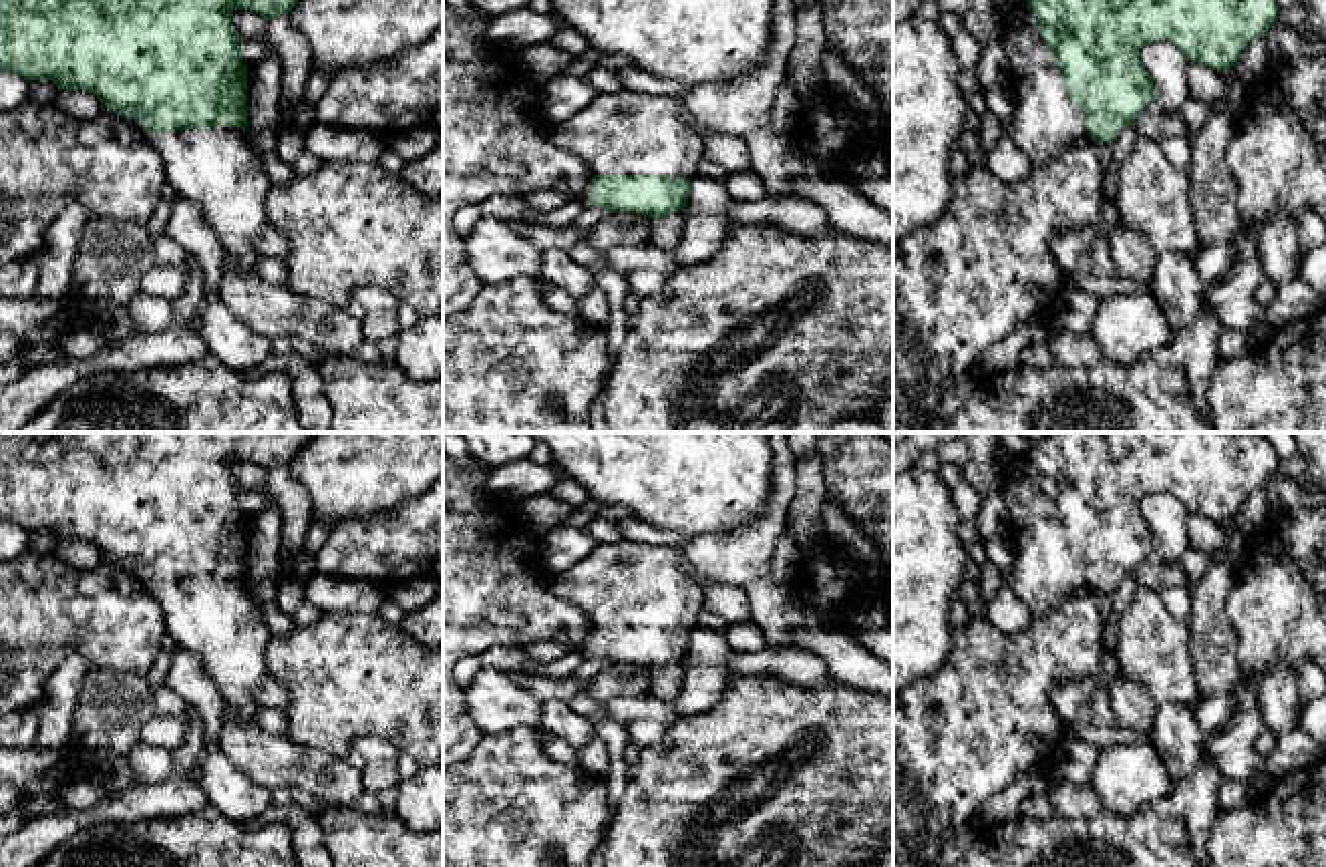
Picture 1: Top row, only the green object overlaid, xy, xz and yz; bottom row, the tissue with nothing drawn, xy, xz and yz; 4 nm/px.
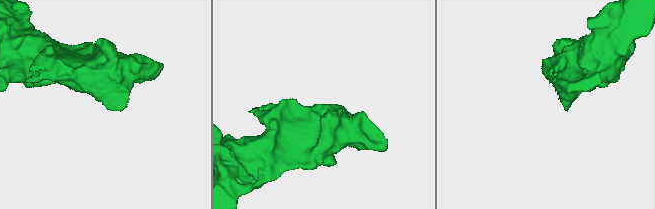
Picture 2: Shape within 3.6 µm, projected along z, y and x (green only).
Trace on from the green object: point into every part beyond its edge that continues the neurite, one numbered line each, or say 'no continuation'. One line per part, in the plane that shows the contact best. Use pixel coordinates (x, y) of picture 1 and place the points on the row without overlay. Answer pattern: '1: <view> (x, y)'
1: yz (1045, 574)

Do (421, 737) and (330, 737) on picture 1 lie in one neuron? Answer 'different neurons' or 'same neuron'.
same neuron

